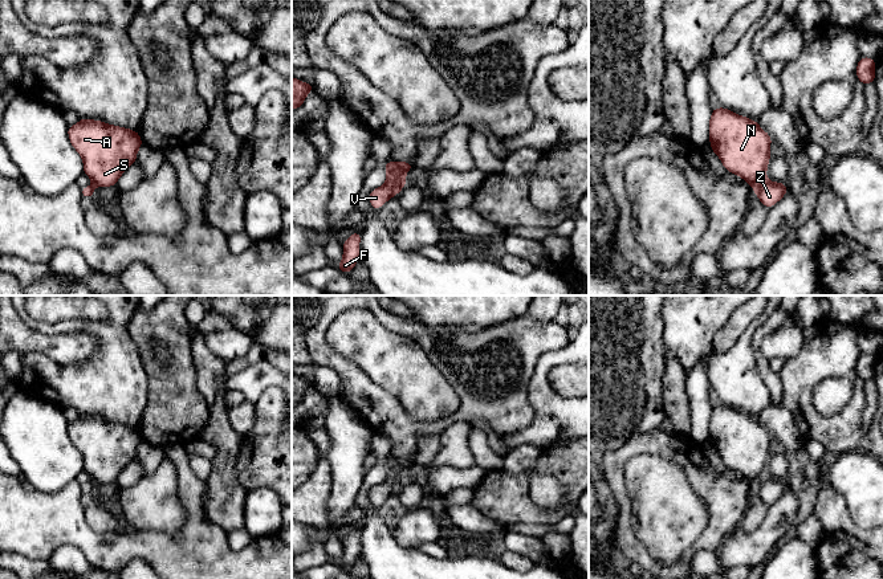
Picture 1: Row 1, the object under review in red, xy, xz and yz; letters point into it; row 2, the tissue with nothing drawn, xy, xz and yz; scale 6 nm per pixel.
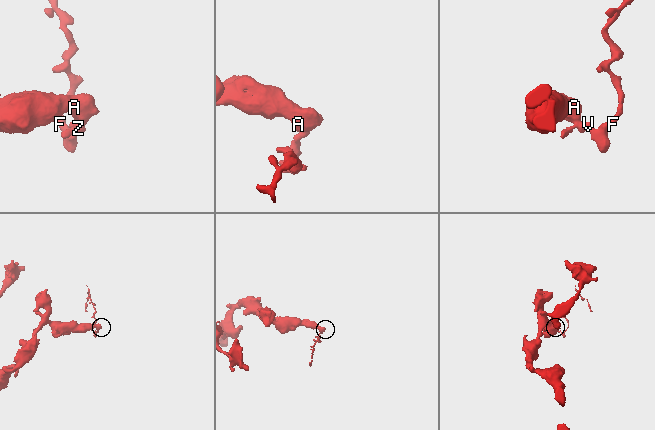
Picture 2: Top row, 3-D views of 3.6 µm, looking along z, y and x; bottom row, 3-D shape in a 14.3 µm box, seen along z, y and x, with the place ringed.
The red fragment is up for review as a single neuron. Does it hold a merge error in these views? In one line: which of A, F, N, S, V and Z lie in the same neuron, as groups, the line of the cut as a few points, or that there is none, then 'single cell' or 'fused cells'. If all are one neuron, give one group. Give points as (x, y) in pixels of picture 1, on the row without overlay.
groups A N S / F V Z; cut xz (390, 459), (403, 472); fused cells

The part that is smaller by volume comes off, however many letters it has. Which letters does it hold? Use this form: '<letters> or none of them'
F, V, Z

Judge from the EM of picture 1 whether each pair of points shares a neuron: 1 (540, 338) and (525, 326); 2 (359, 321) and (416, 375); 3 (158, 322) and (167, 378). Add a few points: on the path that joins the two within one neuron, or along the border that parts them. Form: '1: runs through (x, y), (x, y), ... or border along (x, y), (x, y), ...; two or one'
1: runs through (536, 337), (529, 330); one
2: runs through (371, 335), (402, 366); one
3: runs through (171, 335), (173, 365); one

